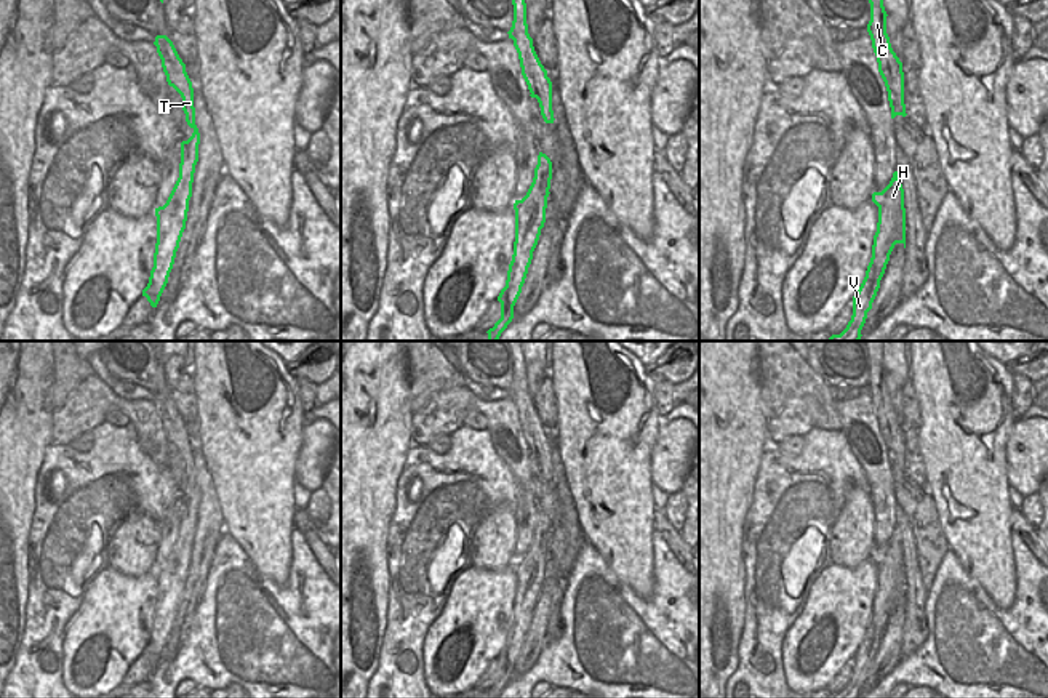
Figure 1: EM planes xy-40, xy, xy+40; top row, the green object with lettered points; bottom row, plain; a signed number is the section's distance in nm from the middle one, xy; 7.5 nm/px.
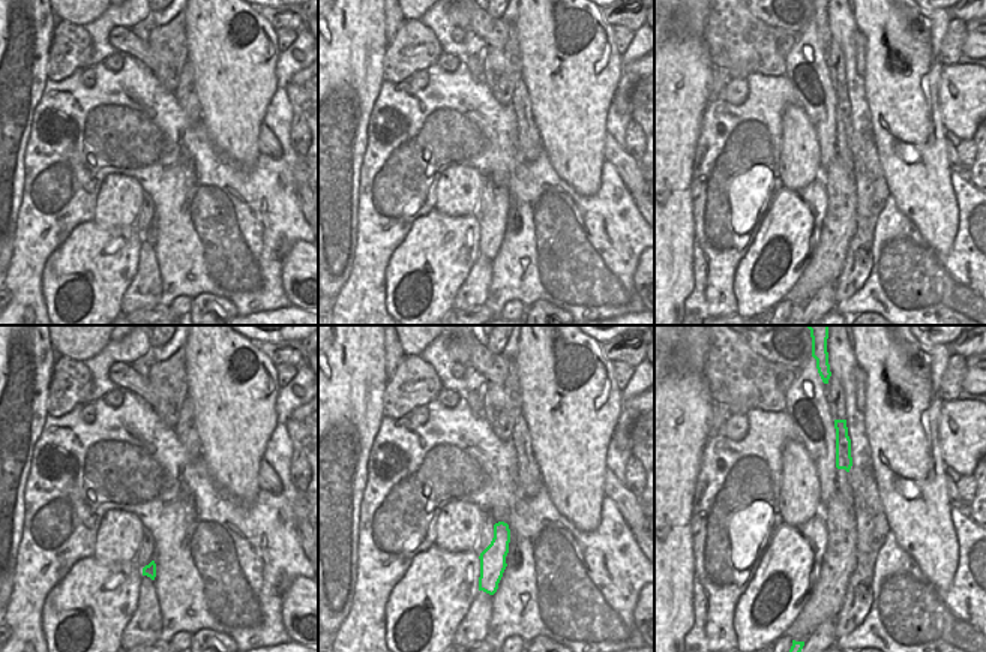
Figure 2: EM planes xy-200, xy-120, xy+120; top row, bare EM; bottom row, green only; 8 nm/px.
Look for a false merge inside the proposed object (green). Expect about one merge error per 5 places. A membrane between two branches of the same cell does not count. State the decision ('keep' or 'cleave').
keep

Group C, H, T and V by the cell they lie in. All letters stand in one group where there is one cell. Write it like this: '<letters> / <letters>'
C H T V

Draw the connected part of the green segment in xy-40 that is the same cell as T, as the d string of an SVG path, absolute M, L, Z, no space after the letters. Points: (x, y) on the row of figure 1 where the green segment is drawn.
M157 35L154 45L157 46L157 53L162 59L166 82L181 94L186 122L194 130L192 136L181 142L179 178L166 203L155 208L157 243L154 253L154 267L150 271L147 287L142 290L142 296L147 298L152 307L157 307L168 283L176 251L186 229L194 173L198 162L200 133L195 125L194 88L186 72L186 64L166 35Z

